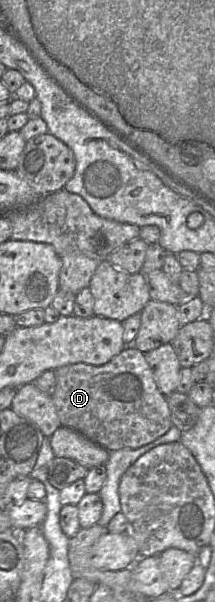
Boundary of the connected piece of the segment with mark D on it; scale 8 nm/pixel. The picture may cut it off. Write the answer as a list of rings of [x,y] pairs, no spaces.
[[[127,345],[121,353],[102,366],[77,363],[55,370],[56,388],[52,396],[61,426],[81,433],[108,451],[137,449],[163,436],[173,426],[167,397],[159,390],[145,353]]]

